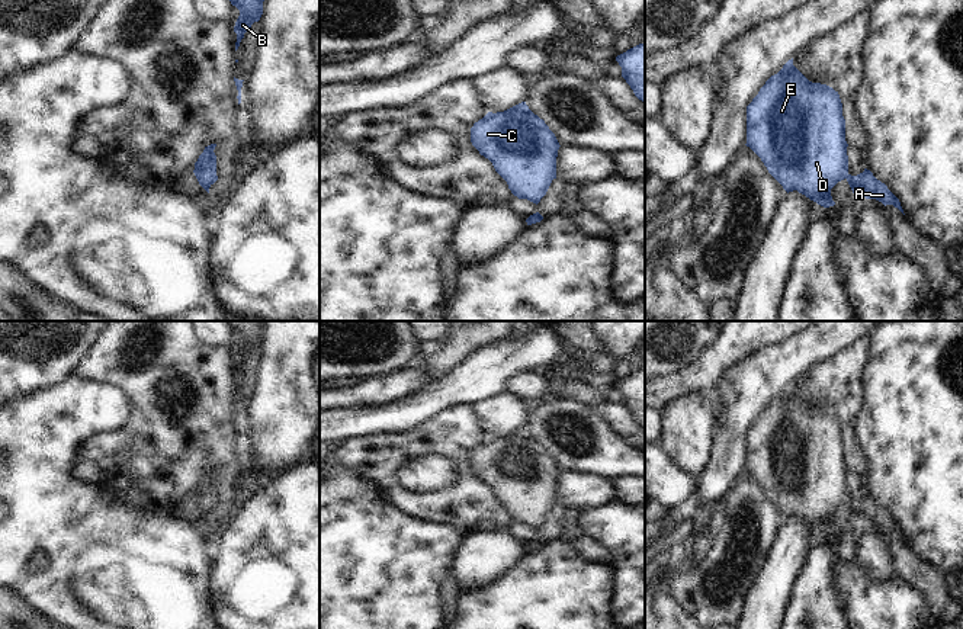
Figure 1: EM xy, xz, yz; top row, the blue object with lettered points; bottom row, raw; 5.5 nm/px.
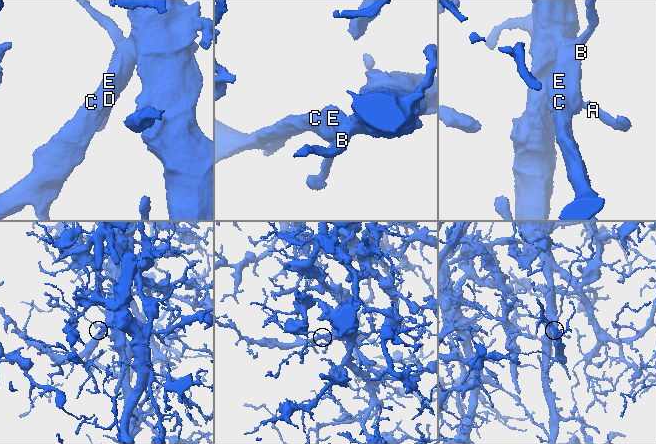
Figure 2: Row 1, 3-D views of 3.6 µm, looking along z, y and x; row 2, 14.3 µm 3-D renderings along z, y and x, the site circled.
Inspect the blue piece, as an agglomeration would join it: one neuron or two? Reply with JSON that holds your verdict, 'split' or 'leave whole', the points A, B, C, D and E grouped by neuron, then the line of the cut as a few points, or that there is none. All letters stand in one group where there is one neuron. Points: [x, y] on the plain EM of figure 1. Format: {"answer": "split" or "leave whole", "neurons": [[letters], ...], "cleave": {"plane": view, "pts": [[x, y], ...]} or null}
{"answer": "leave whole", "neurons": [["A", "B", "C", "D", "E"]], "cleave": null}

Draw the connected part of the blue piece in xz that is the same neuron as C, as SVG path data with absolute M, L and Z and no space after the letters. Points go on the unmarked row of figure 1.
M526 427L504 437L488 437L471 453L471 468L481 481L492 488L495 497L519 524L537 530L552 506L556 504L556 482L561 471L545 446L535 440Z

